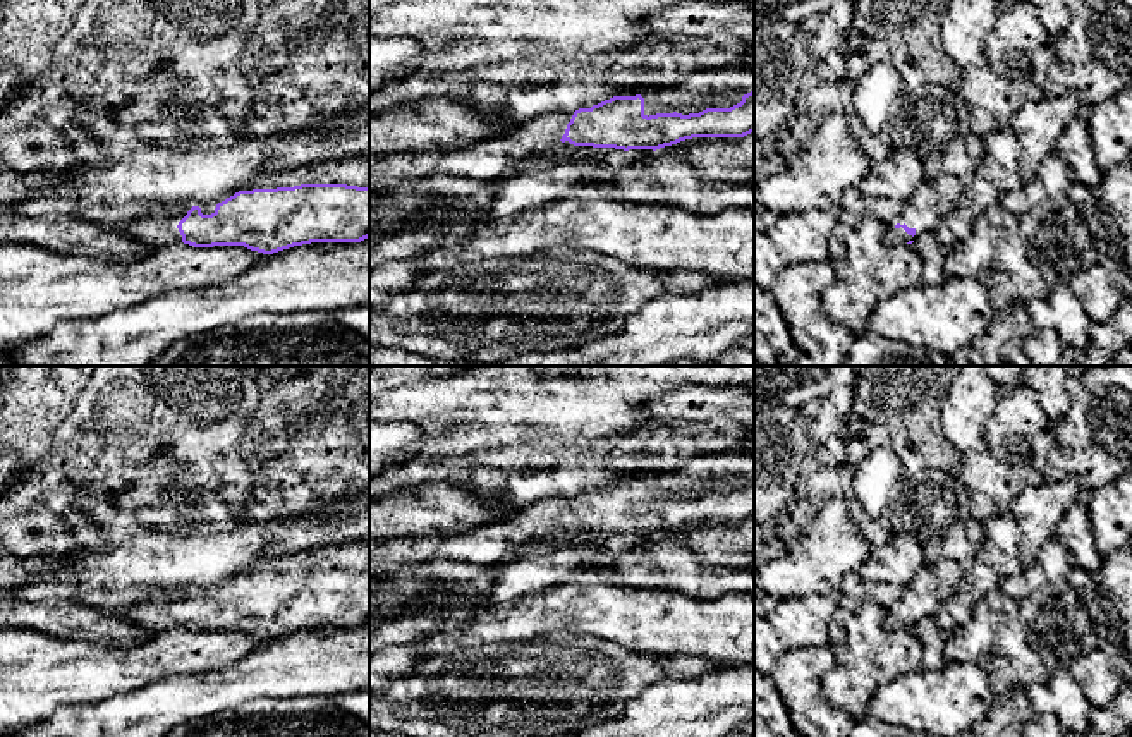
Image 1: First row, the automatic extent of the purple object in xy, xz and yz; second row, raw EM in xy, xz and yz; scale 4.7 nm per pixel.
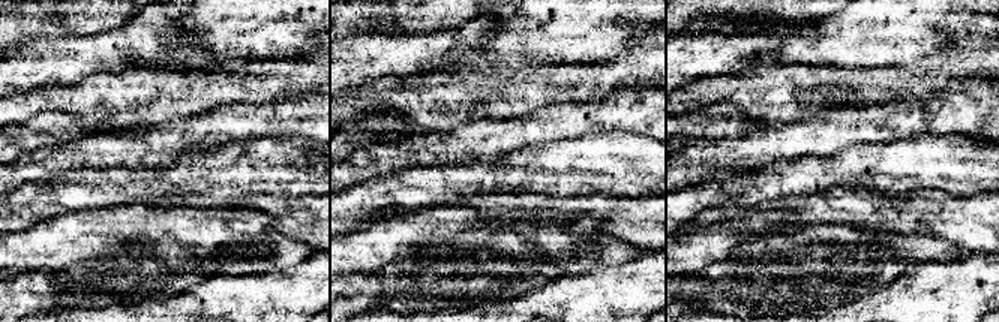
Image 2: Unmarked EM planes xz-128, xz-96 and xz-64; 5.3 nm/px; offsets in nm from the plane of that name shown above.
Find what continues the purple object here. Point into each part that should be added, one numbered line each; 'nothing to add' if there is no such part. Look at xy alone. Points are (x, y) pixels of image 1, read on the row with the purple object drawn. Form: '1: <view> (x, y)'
1: xy (354, 170)

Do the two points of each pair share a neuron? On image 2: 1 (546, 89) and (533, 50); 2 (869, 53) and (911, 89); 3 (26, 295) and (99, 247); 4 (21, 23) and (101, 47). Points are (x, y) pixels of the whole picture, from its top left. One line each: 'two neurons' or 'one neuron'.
1: two neurons
2: two neurons
3: two neurons
4: two neurons

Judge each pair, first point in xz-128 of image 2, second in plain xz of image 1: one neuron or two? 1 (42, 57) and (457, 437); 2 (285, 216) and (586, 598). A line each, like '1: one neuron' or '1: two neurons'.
1: two neurons
2: one neuron

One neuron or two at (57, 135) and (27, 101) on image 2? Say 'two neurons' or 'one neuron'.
two neurons

